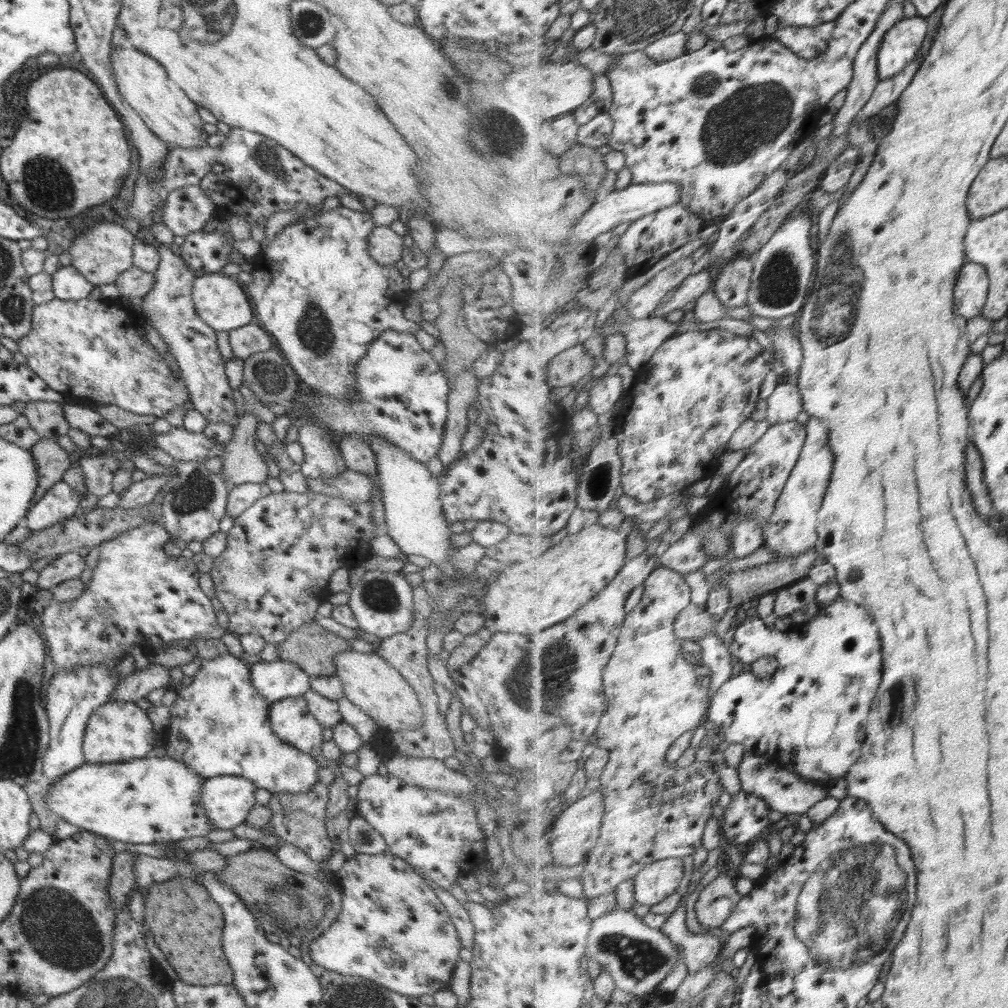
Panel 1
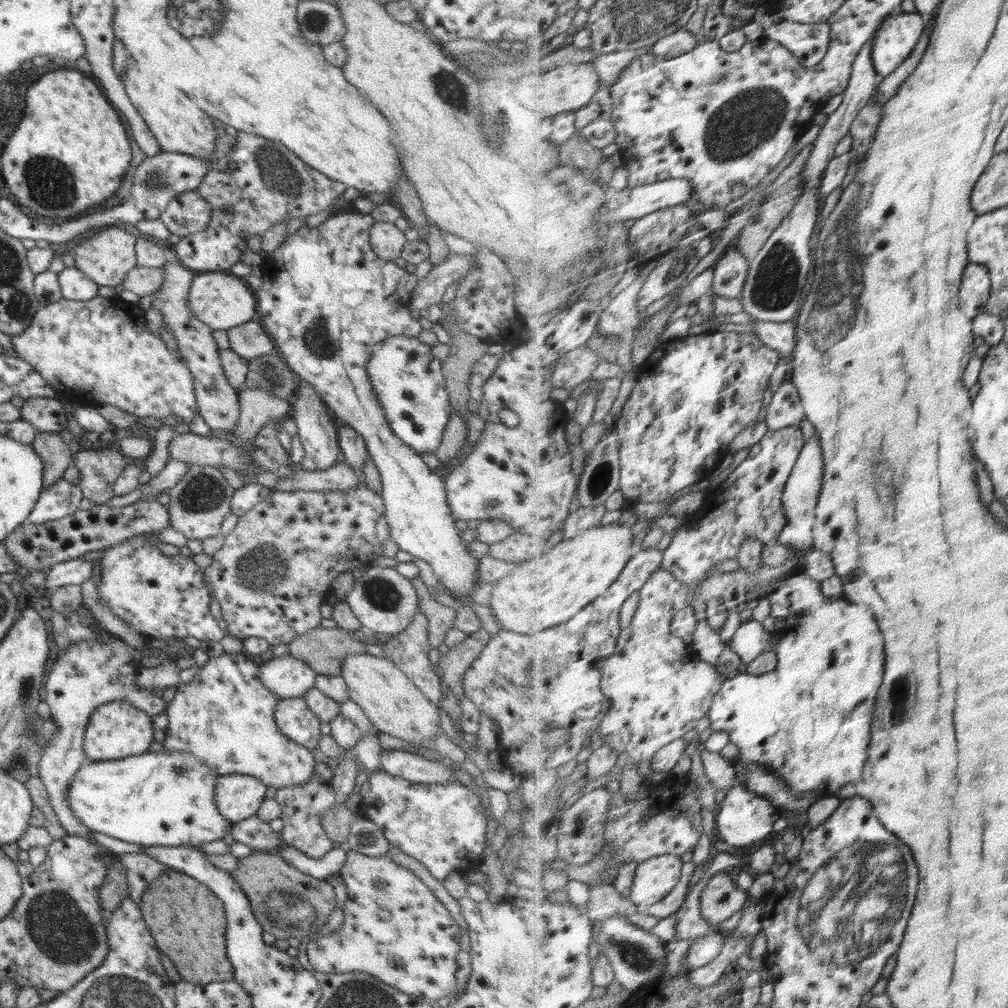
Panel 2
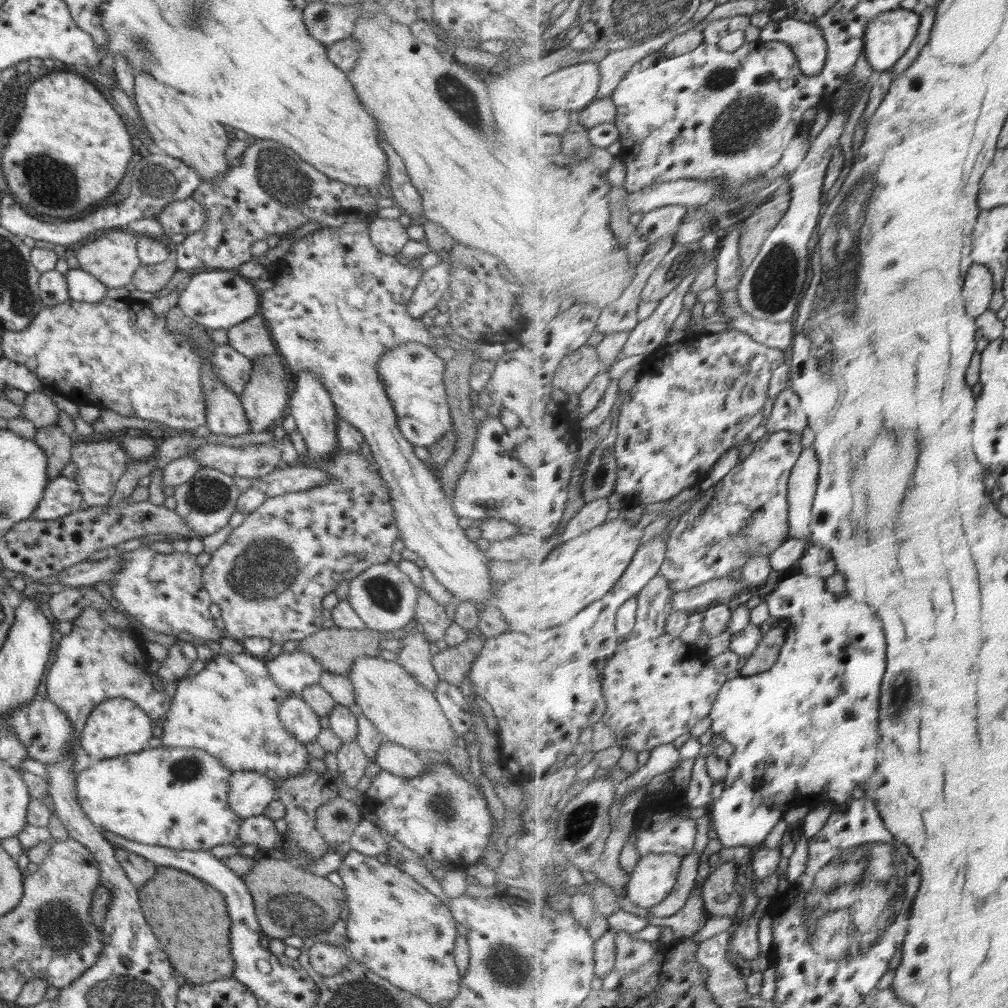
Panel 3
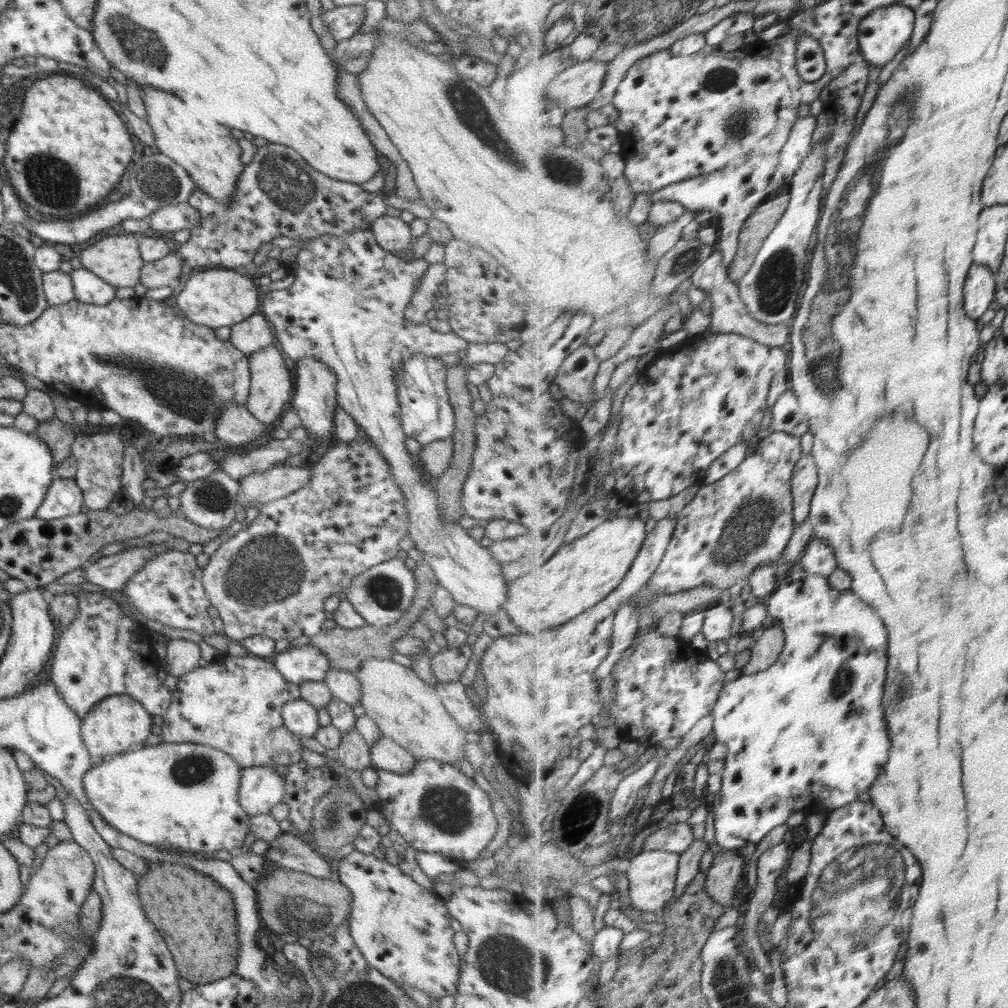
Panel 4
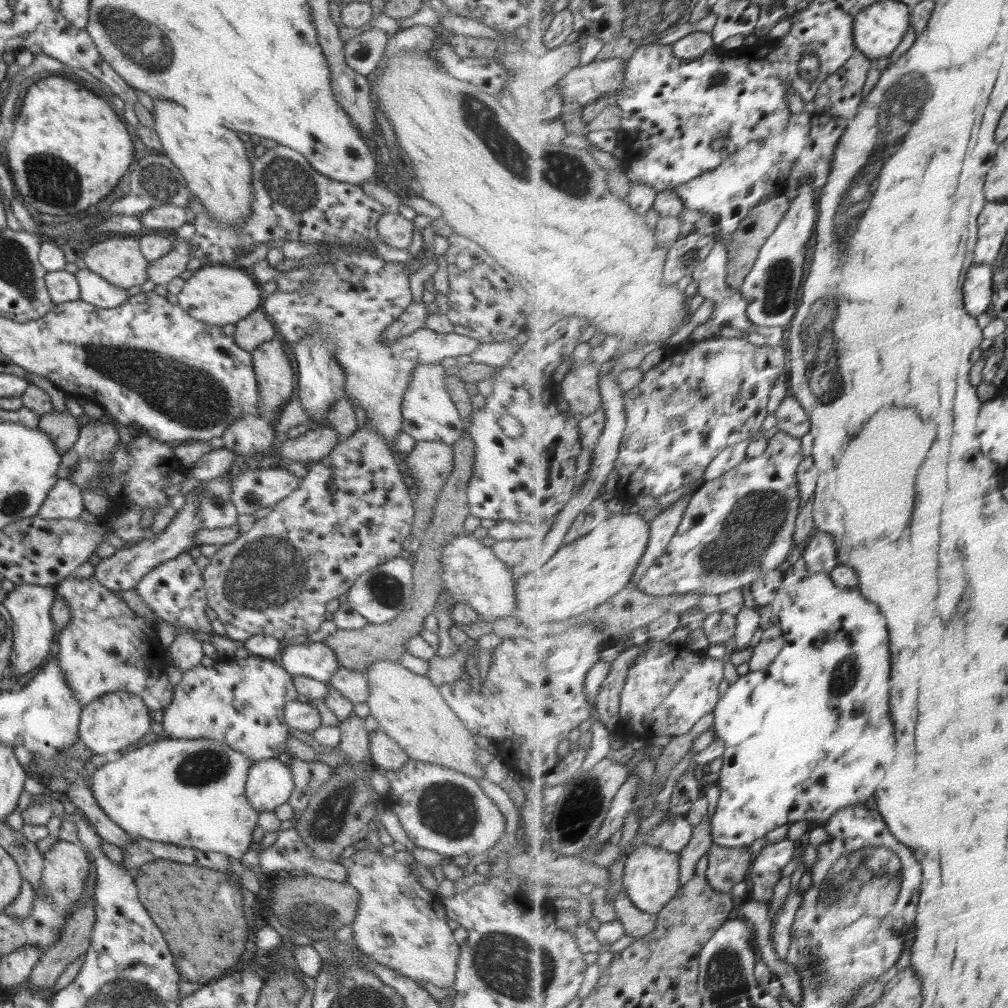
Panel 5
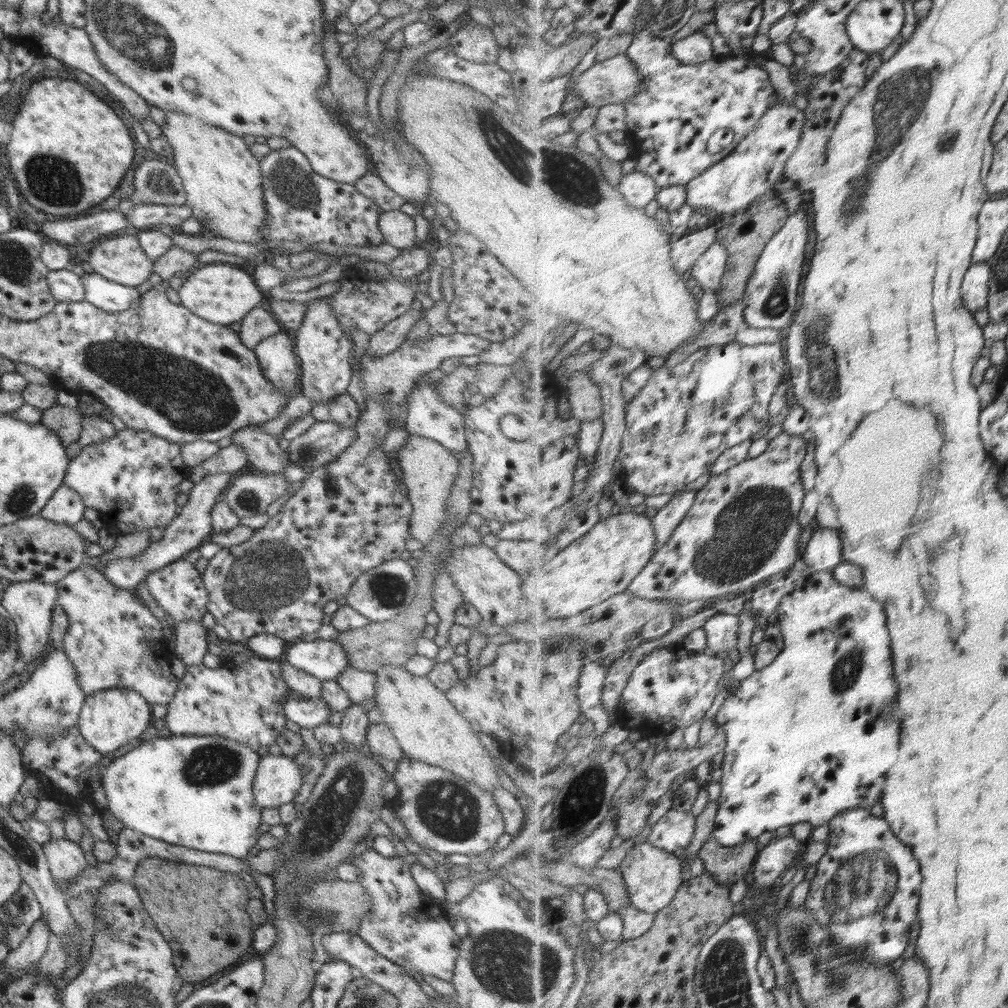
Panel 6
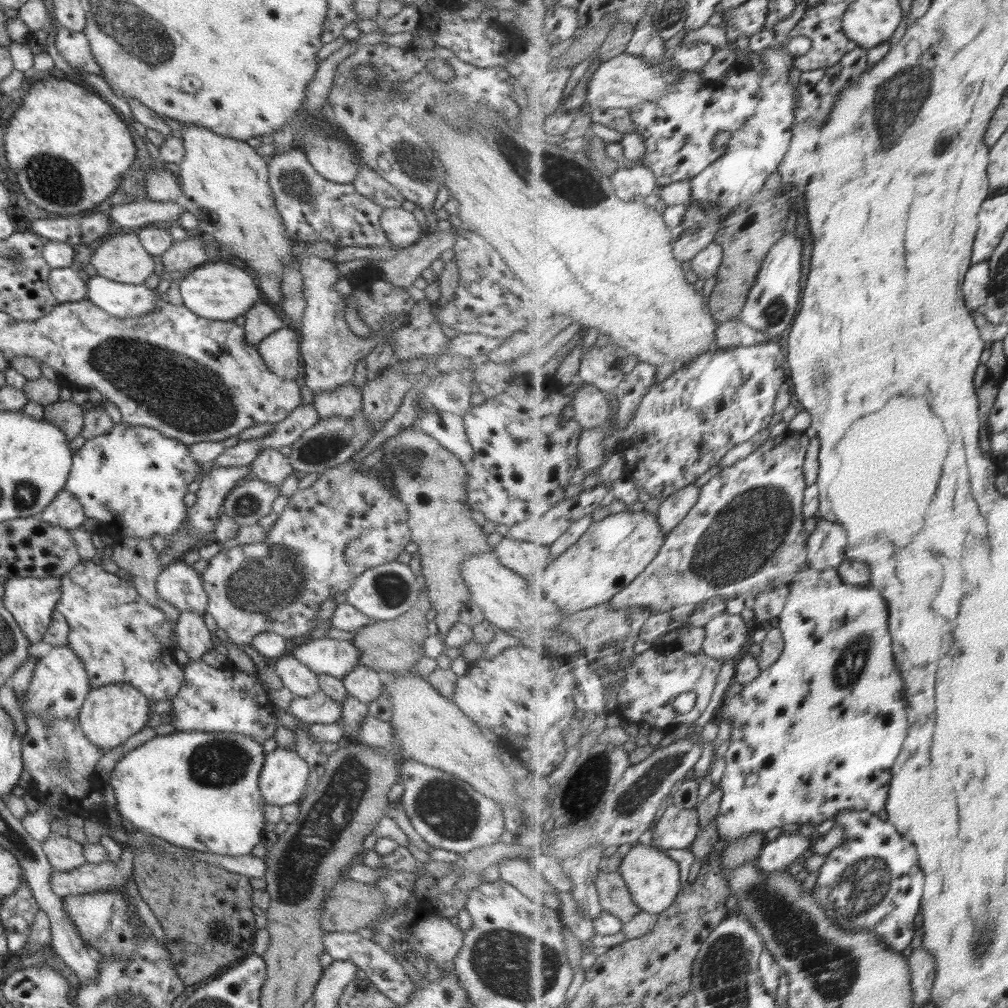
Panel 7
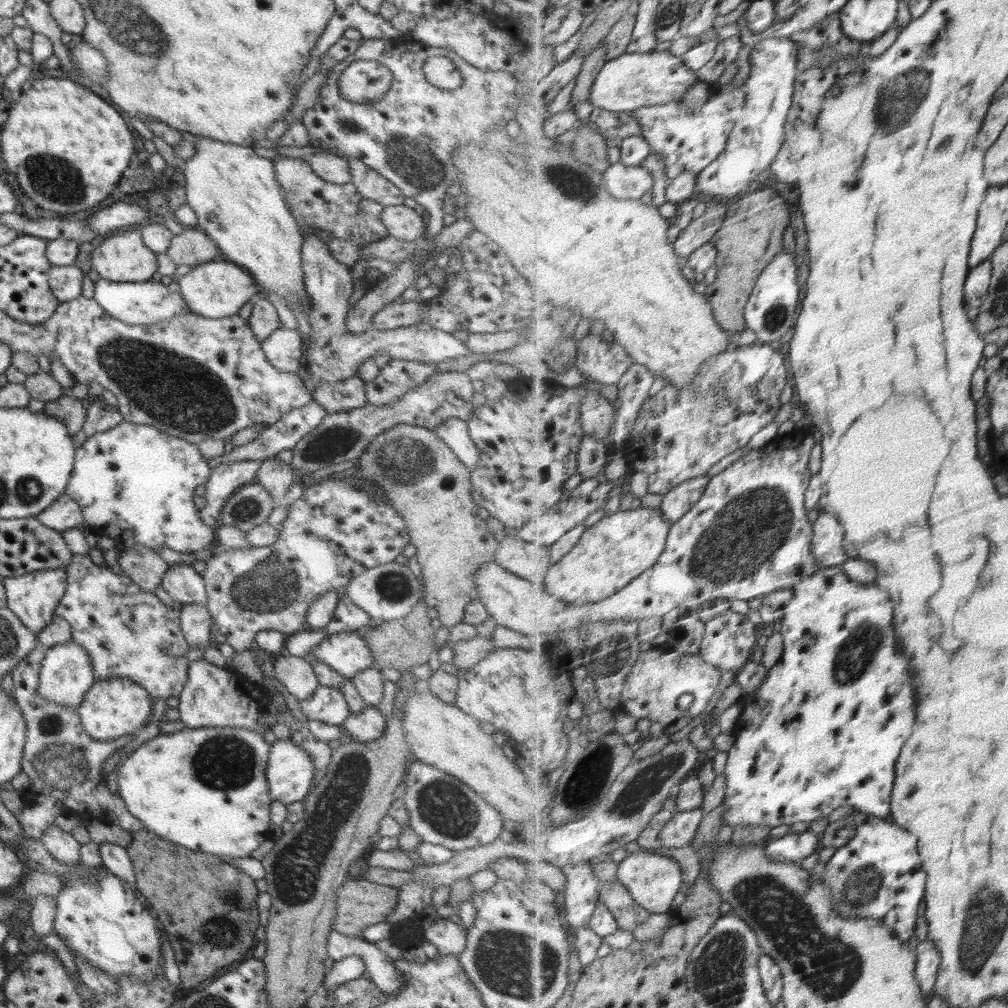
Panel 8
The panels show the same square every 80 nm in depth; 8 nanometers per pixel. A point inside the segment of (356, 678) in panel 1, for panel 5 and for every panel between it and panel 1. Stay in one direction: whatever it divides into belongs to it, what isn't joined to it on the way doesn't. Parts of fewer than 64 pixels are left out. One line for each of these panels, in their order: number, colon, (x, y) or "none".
2: (392, 702)
3: (401, 709)
4: (406, 708)
5: (410, 709)

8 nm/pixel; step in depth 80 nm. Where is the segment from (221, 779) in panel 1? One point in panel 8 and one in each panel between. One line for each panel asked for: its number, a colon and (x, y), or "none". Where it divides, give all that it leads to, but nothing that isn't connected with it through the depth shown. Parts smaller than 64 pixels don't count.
2: (238, 796)
3: (250, 792)
4: (260, 788)
5: (269, 784)
6: (278, 778)
7: (284, 776)
8: (290, 772)

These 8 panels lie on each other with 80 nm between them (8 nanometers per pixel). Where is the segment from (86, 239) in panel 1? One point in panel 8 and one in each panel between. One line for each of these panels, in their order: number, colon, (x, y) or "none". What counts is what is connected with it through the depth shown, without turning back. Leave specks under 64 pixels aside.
2: (108, 255)
3: (112, 259)
4: (116, 259)
5: (119, 260)
6: (121, 259)
7: (122, 258)
8: (123, 257)

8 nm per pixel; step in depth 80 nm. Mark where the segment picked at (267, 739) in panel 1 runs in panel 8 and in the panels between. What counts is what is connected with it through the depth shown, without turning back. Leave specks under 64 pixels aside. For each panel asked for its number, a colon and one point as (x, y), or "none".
2: (225, 716)
3: (229, 709)
4: (235, 705)
5: (241, 703)
6: (244, 702)
7: (210, 699)
8: (218, 697)

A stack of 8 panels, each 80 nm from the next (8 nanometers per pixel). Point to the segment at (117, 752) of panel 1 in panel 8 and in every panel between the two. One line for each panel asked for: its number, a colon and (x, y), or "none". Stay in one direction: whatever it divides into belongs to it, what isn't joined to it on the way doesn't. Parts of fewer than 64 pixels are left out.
2: (117, 729)
3: (115, 727)
4: (117, 723)
5: (107, 725)
6: (110, 718)
7: (110, 714)
8: (115, 707)

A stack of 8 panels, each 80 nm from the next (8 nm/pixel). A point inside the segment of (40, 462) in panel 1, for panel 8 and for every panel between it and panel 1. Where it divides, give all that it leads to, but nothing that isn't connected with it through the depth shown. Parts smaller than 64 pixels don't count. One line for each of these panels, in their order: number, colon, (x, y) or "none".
2: (56, 456)
3: (56, 445)
4: (58, 436)
5: (63, 429)
6: (66, 423)
7: (68, 416)
8: (70, 411)

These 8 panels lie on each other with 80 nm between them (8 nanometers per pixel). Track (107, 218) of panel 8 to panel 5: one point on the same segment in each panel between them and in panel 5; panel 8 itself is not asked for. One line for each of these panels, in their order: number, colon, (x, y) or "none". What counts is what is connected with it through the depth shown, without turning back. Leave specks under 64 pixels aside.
5: (168, 216)
6: (143, 216)
7: (136, 215)

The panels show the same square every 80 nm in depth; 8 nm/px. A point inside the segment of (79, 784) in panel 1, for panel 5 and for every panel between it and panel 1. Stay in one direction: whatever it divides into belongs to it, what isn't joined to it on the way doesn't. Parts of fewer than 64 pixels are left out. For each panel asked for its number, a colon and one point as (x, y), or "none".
2: (166, 798)
3: (175, 797)
4: (185, 796)
5: (188, 792)

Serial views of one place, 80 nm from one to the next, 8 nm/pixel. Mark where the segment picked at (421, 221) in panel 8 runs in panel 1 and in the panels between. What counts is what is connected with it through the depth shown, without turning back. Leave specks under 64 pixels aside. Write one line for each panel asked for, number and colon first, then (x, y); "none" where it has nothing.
1: (385, 246)
2: (387, 241)
3: (387, 235)
4: (392, 234)
5: (393, 229)
6: (397, 228)
7: (401, 227)

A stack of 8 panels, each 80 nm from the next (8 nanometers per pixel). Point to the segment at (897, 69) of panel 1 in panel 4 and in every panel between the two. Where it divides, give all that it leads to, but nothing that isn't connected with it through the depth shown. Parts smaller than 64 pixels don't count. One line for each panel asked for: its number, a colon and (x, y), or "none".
2: (895, 41)
3: (891, 35)
4: (888, 30)

